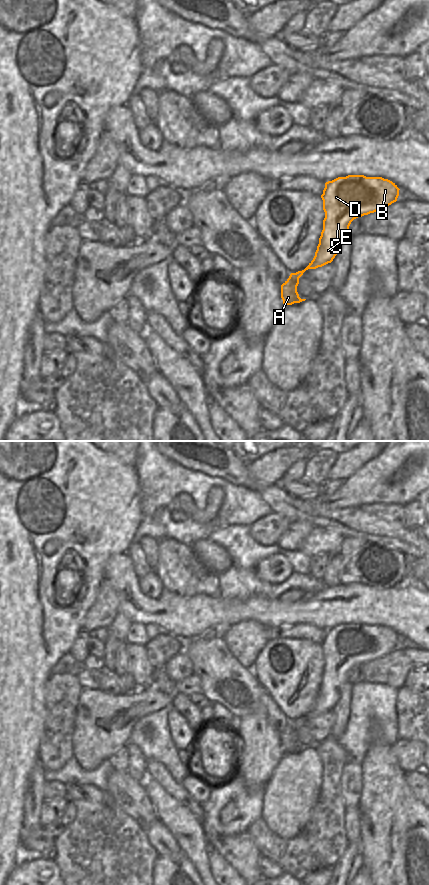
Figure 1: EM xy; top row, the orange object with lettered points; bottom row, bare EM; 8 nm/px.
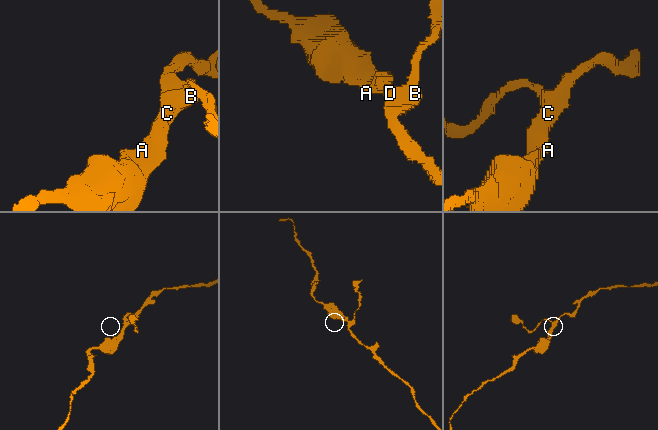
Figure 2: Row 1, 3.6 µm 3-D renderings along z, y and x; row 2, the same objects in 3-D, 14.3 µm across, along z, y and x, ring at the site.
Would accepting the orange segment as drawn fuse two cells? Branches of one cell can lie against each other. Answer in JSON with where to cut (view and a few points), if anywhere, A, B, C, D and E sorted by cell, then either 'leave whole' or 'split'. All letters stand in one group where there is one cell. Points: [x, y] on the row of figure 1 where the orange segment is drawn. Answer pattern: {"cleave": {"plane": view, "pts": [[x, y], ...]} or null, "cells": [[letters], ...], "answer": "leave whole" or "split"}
{"cleave": null, "cells": [["A", "B", "C", "D", "E"]], "answer": "leave whole"}

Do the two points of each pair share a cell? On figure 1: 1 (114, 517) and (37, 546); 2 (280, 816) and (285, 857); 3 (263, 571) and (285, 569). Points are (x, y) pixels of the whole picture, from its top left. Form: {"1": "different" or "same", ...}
{"1": "same", "2": "different", "3": "same"}

